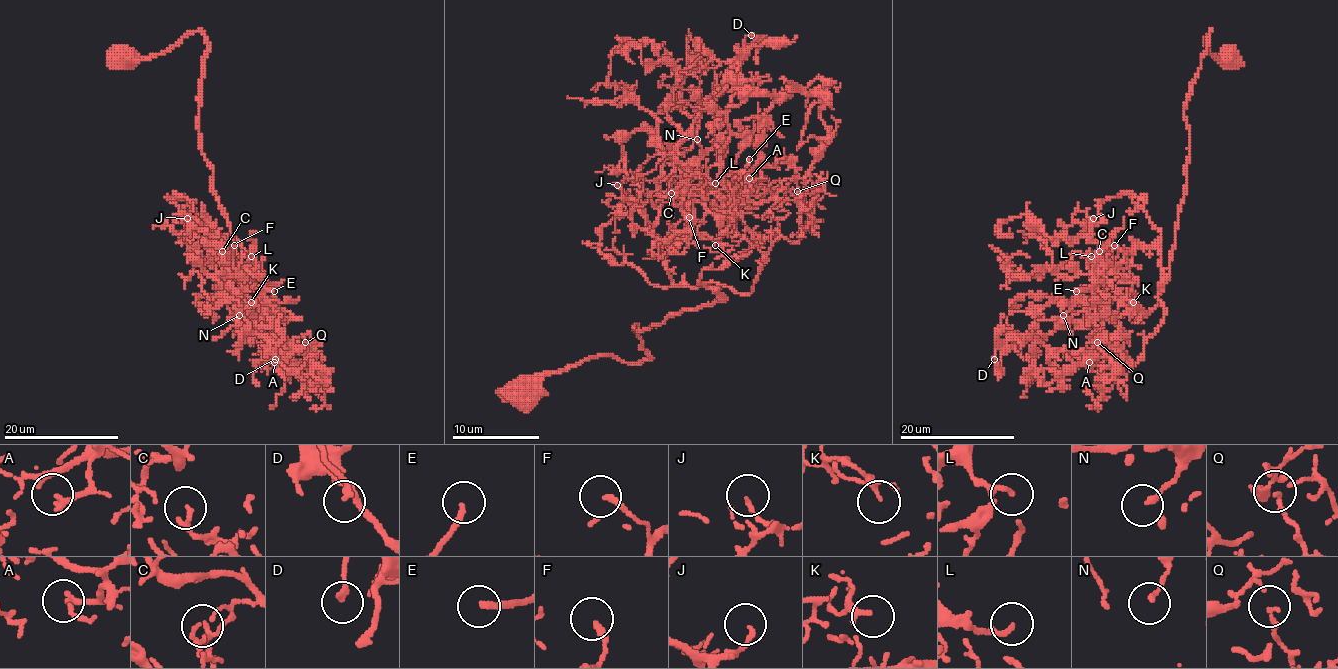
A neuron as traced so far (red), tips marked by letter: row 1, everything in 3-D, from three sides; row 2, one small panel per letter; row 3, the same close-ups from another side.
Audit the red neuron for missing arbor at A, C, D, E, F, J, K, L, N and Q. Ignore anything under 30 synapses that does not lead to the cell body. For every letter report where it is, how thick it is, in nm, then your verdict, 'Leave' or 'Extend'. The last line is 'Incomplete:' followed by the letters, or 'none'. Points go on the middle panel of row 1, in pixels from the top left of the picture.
A: Place: (749, 178). Thickness 200 nm. Leave
C: Place: (671, 193). Thickness 150 nm. Leave
D: Place: (751, 35). Thickness 190 nm. Leave
E: Place: (749, 159). Thickness 200 nm. Extend
F: Place: (689, 217). Thickness 220 nm. Leave
J: Place: (617, 185). Thickness 130 nm. Leave
K: Place: (715, 245). Thickness 130 nm. Leave
L: Place: (715, 183). Thickness 180 nm. Leave
N: Place: (697, 139). Thickness 160 nm. Leave
Q: Place: (797, 191). Thickness 120 nm. Leave
Incomplete: E

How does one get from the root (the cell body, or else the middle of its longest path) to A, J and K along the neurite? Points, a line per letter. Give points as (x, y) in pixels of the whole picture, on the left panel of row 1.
A: (125, 56), (198, 30), (208, 45), (201, 153), (257, 273), (241, 308), (274, 362)
J: (125, 56), (149, 59), (202, 33), (201, 153), (257, 275), (187, 218)
K: (125, 56), (149, 59), (202, 33), (201, 153), (257, 273), (241, 308), (258, 313), (237, 301), (251, 302)

